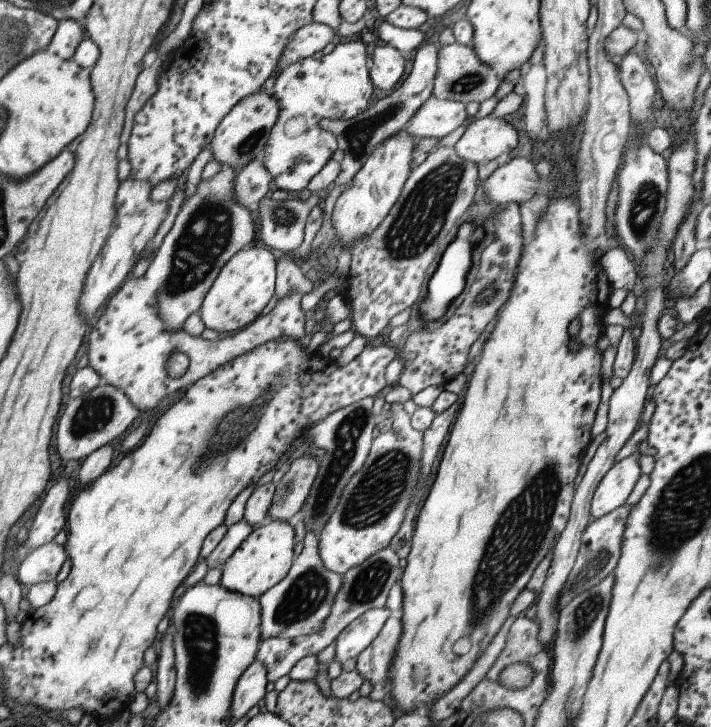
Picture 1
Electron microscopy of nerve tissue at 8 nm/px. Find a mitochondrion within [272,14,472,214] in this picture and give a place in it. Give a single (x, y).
(358, 135)

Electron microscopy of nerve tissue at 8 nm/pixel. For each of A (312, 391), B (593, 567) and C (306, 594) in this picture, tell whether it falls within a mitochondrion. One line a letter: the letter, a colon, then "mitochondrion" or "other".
A: other
B: mitochondrion
C: mitochondrion

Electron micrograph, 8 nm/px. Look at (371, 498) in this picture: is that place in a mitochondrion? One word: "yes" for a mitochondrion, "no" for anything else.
yes

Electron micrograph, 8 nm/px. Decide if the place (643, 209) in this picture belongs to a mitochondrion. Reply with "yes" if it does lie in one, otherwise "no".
yes

